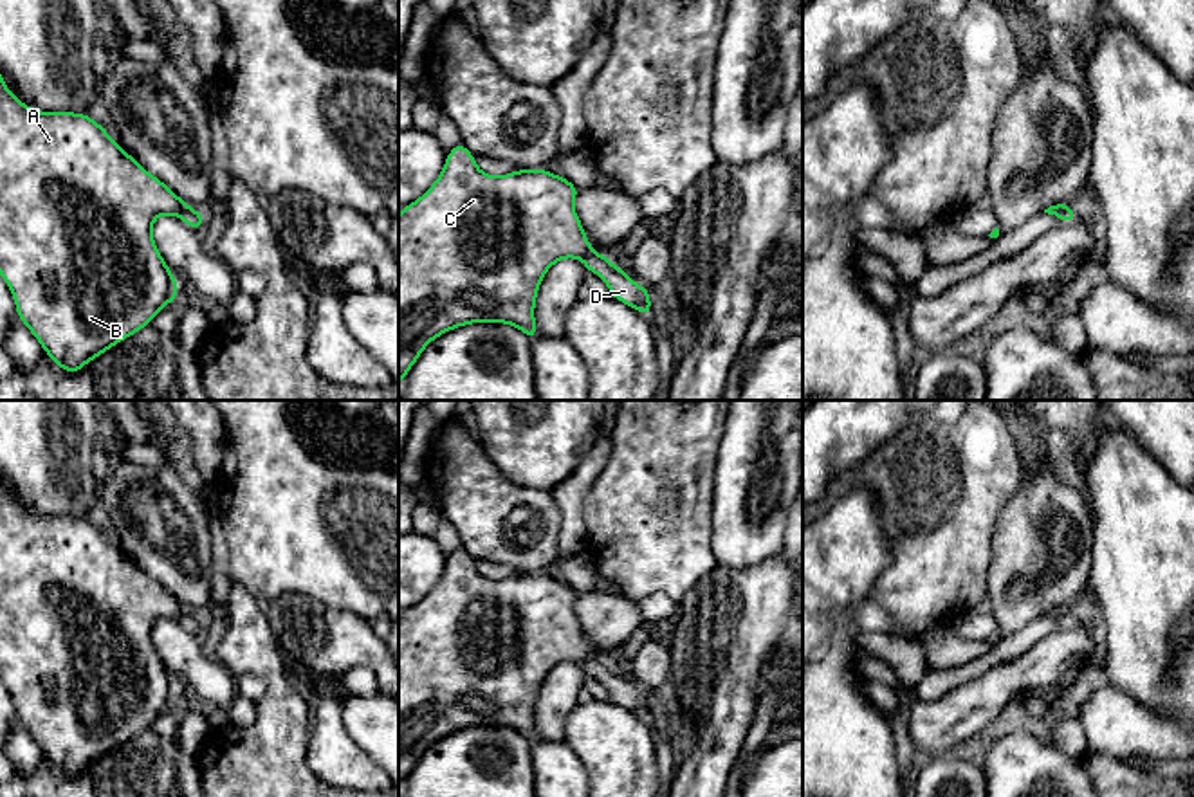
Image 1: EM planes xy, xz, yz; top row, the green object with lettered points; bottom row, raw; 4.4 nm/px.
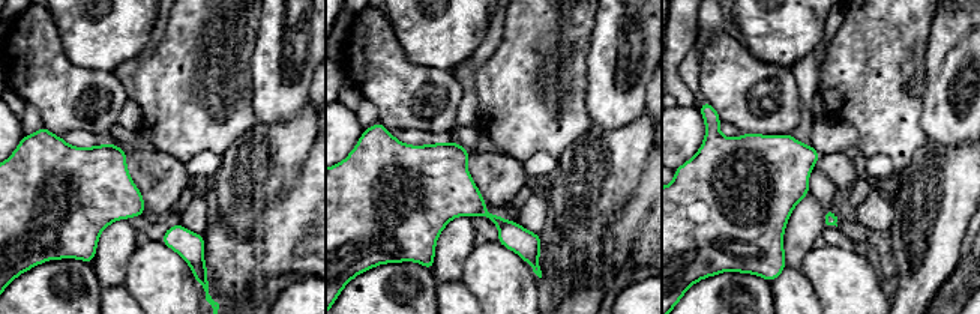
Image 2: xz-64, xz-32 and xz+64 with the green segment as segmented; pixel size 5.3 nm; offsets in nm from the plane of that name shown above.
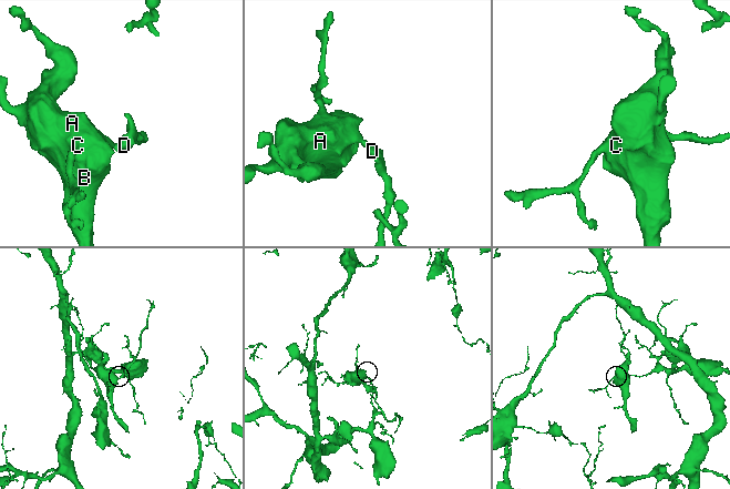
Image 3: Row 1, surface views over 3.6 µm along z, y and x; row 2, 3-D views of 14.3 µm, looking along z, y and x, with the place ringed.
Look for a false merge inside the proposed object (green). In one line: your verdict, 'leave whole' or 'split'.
split

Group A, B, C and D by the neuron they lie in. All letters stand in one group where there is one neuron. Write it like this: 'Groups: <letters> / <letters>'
Groups: A B C / D

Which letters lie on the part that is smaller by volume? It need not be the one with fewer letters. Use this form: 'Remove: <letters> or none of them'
Remove: A, B, C

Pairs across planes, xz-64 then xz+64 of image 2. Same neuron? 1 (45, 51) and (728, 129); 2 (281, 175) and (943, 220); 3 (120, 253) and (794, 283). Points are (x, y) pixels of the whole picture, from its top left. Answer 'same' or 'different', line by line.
1: different
2: same
3: different

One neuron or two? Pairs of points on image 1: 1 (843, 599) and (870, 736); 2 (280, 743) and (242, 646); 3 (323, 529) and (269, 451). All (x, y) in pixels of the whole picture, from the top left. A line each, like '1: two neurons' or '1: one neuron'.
1: one neuron
2: one neuron
3: one neuron

